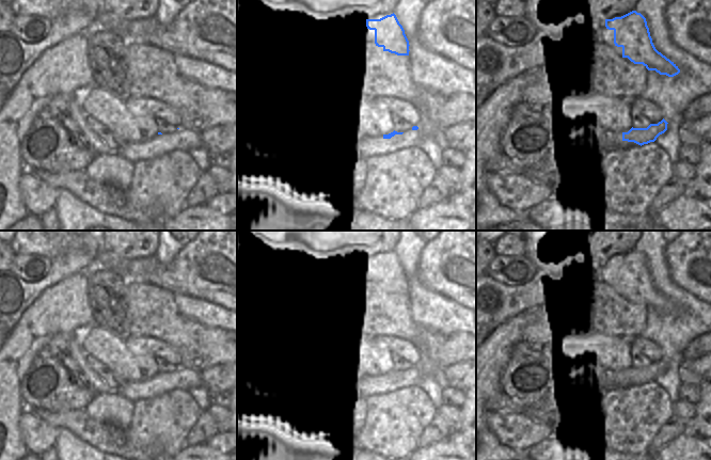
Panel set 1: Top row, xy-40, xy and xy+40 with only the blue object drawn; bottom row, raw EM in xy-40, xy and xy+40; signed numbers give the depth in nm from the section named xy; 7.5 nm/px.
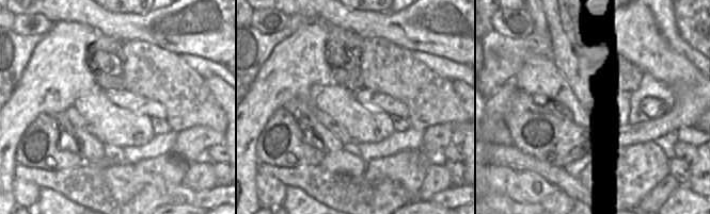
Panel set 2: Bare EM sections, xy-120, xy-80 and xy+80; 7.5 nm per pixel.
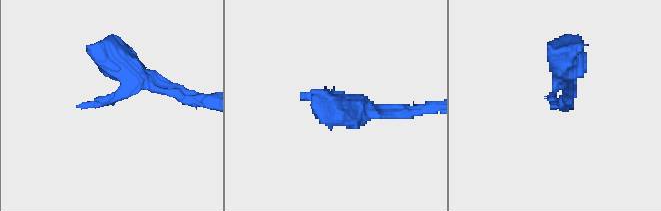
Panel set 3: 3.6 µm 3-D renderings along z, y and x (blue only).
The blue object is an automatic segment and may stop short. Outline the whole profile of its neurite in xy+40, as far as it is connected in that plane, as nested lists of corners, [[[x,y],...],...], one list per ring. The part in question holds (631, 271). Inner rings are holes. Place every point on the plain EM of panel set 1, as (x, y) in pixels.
[[[632,250],[621,256],[605,258],[605,266],[614,270],[614,283],[622,287],[622,297],[660,314],[674,316],[680,312],[674,301],[655,288],[646,257],[641,252]]]

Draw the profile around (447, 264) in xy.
[[[441,231],[420,255],[417,279],[429,290],[444,295],[476,313],[476,231]]]

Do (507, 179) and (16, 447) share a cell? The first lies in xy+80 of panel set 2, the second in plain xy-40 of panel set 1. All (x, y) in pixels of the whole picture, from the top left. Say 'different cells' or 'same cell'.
different cells

